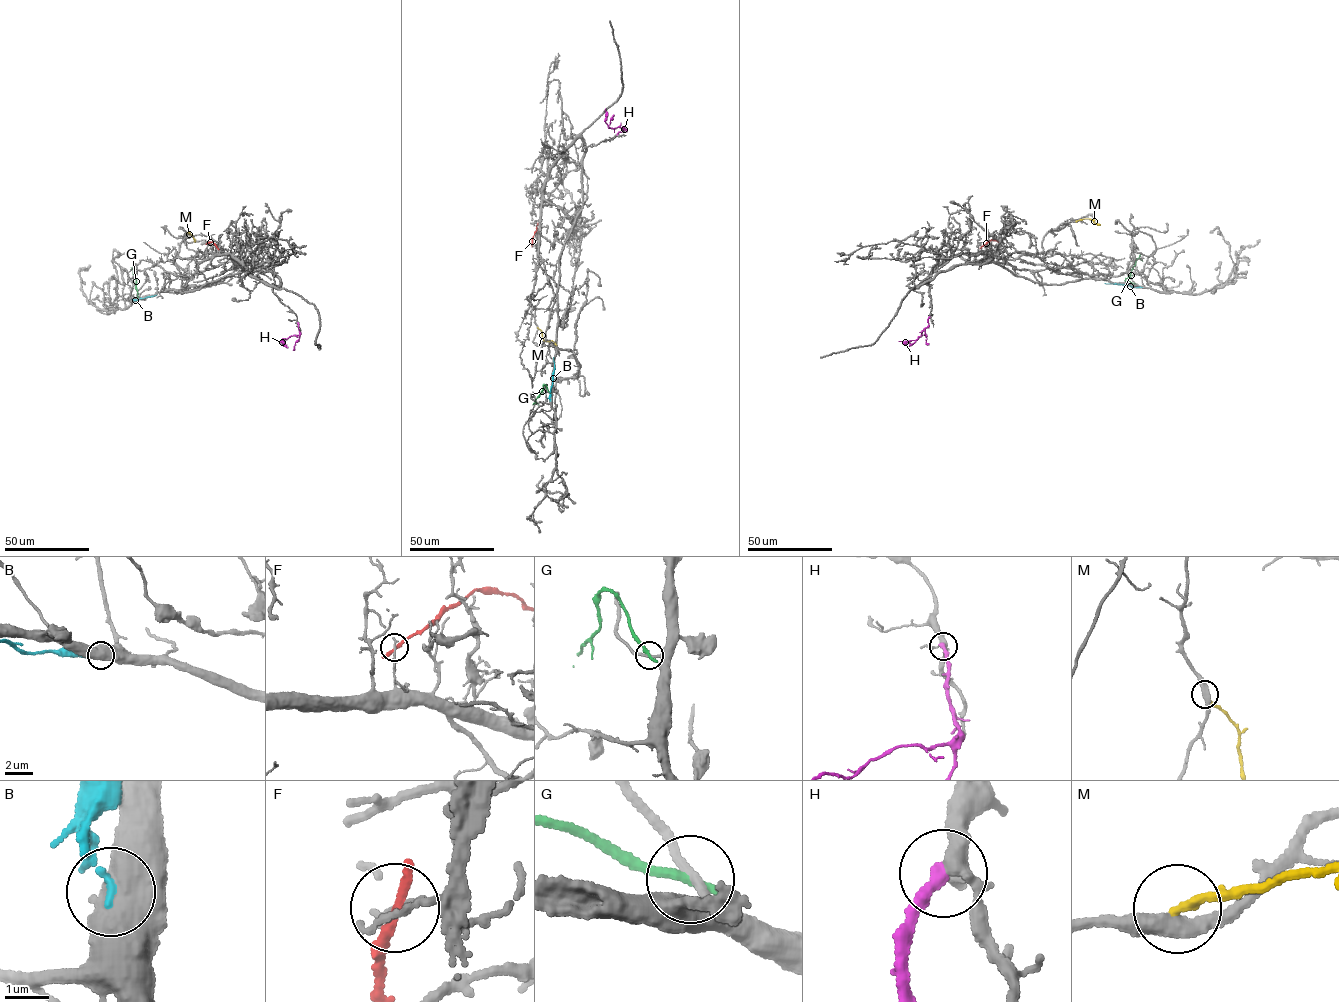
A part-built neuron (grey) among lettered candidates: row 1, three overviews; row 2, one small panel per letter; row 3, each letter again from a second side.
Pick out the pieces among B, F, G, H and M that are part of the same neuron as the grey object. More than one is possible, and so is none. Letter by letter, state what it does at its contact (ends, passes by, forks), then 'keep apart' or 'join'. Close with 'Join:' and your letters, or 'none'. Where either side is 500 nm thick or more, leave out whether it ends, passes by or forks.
B: keep apart
F: it ends there; keep apart
G: it ends there; keep apart
H: it ends there; keep apart
M: it ends there; keep apart
Join: none

